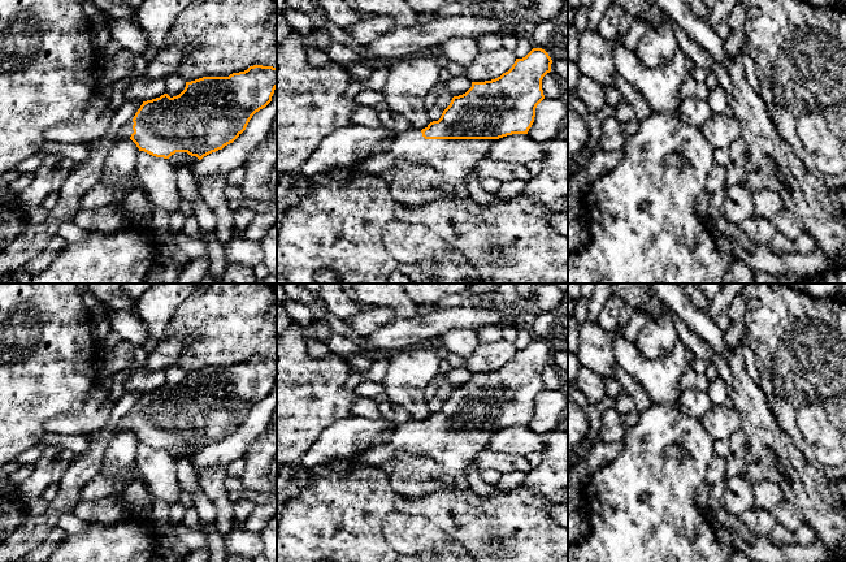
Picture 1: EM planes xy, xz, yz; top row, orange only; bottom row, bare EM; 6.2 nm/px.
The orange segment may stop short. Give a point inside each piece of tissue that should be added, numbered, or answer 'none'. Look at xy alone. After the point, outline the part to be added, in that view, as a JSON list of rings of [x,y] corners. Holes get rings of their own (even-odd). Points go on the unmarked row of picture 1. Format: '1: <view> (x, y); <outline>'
1: xy (125, 424); [[[133,411],[130,414],[127,414],[117,425],[117,431],[116,435],[122,432],[122,431],[129,431],[131,428],[131,425],[134,424],[133,422]]]

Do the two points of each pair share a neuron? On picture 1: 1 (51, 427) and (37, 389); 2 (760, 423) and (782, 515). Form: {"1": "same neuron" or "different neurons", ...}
{"1": "different neurons", "2": "different neurons"}

